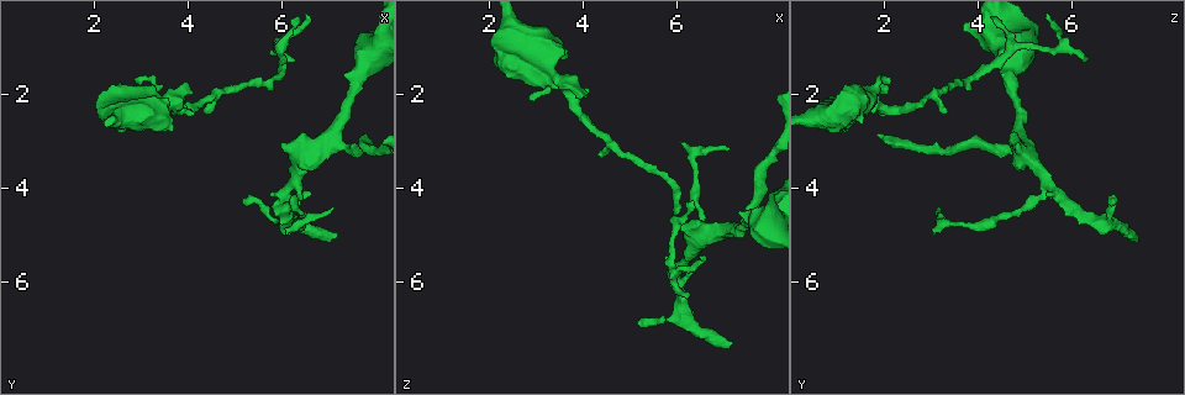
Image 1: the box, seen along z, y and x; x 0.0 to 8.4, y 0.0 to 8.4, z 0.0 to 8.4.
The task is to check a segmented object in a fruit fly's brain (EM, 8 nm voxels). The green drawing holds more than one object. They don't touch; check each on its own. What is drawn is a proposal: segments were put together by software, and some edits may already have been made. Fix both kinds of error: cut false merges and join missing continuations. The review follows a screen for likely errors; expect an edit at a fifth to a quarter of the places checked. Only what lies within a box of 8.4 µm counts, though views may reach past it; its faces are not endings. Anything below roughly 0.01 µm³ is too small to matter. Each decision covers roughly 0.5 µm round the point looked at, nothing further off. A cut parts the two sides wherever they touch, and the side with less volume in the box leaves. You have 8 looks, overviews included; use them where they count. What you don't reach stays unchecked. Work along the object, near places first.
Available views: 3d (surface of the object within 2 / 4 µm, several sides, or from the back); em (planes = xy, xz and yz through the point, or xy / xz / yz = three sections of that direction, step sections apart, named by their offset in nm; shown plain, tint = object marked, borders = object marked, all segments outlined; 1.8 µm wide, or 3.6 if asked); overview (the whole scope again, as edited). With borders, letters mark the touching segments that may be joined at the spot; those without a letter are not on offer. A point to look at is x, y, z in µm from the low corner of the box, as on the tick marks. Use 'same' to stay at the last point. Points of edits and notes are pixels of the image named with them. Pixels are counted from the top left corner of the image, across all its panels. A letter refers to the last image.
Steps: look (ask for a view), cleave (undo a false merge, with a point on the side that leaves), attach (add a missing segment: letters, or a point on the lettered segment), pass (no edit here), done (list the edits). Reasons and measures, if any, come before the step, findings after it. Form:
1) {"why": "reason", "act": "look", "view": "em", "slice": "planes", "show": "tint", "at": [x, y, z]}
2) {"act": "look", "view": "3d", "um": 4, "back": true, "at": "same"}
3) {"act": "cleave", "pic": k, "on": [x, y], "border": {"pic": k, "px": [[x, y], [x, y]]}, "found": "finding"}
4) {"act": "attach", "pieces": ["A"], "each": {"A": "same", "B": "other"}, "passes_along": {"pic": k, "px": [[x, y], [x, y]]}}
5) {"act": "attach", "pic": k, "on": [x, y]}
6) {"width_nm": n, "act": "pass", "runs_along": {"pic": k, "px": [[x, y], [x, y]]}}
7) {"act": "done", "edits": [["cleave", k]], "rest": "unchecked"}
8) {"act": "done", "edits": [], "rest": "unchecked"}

{"why": "three arms meet", "act": "look", "view": "em", "slice": "xz", "step": 16, "show": "tint", "at": [6.30, 3.90, 5.40]}

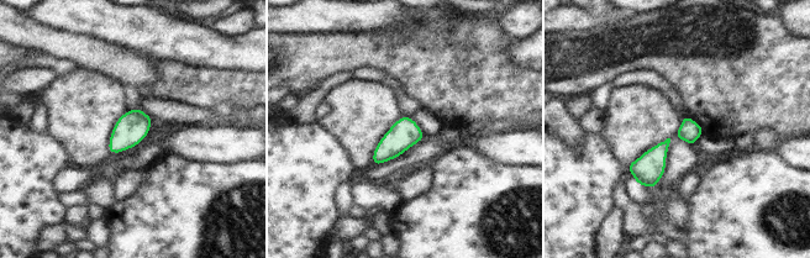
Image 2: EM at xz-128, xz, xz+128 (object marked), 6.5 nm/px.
{"why": "cut it another way", "act": "look", "view": "em", "slice": "planes", "show": "borders", "at": "same"}

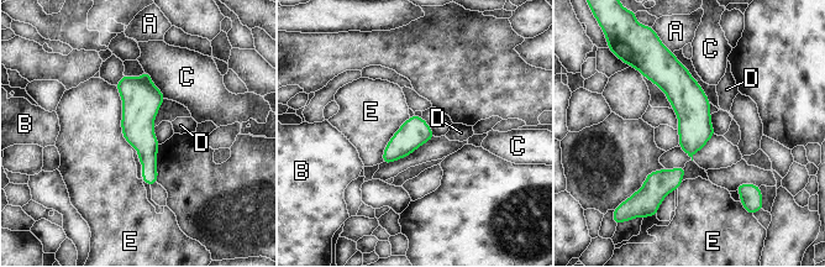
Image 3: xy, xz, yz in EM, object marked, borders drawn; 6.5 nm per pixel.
{"act": "pass", "each": {"A": "other", "B": "other", "C": "other", "D": "other", "E": "other"}, "runs_along": {"pic": 3, "px": [[126, 78], [138, 97], [150, 182]]}, "found": "all the same cell"}

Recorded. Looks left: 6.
{"why": "an open end", "act": "look", "view": "3d", "um": 2, "at": [7.20, 4.95, 7.25]}

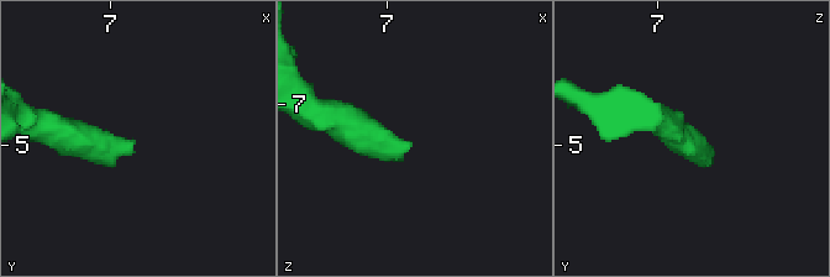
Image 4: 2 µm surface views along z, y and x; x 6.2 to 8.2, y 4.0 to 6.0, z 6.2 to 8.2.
{"act": "look", "view": "em", "slice": "xy", "step": 16, "show": "borders", "at": [7.18, 4.98, 7.26]}

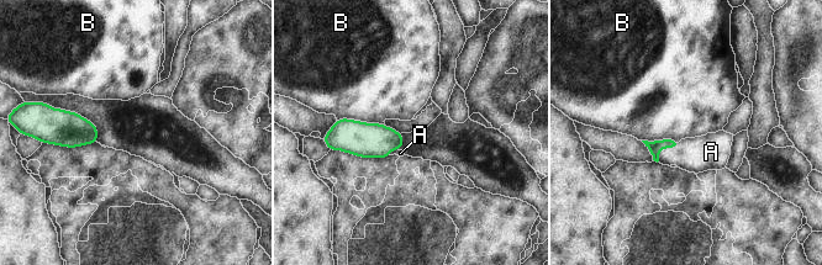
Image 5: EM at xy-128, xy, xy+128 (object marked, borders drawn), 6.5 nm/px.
{"act": "look", "view": "em", "slice": "planes", "show": "borders", "at": "same"}

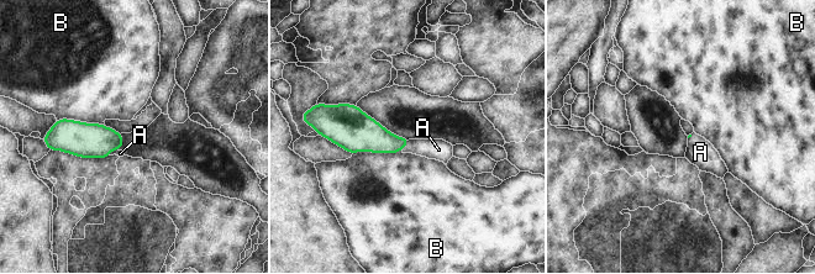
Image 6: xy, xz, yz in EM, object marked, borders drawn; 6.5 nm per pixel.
{"act": "attach", "pieces": ["A"], "each": {"A": "same", "B": "other"}, "passes_along": {"pic": 6, "px": [[369, 136], [406, 143], [438, 149]]}, "found": "the cell continues"}

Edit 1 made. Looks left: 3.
{"why": "redraw", "act": "look", "view": "overview"}

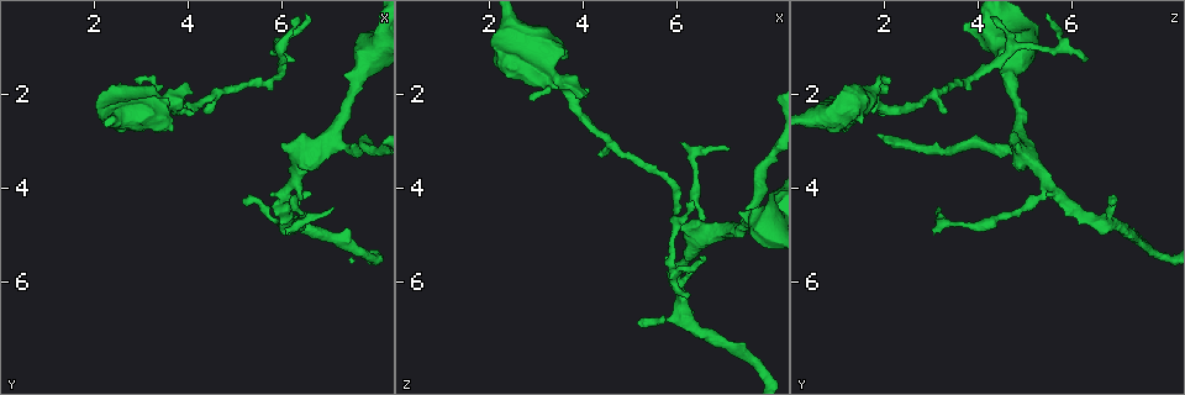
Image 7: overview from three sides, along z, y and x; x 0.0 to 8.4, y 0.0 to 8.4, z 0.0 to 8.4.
{"act": "look", "view": "em", "slice": "planes", "show": "borders", "at": [4.15, 1.95, 2.05]}

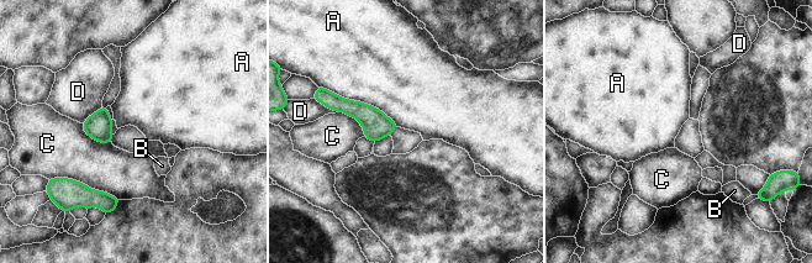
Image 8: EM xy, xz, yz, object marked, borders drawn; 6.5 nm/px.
{"longest_contact_nm": ["A", 500], "act": "pass", "each": {"A": "other", "B": "other", "C": "other", "D": "other"}, "border": {"pic": 8, "px": [[332, 91], [379, 108], [399, 126]]}, "found": "no lettered segment goes on from it"}

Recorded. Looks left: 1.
{"act": "done", "edits": [["attach", 6]], "rest": "unchecked"}

